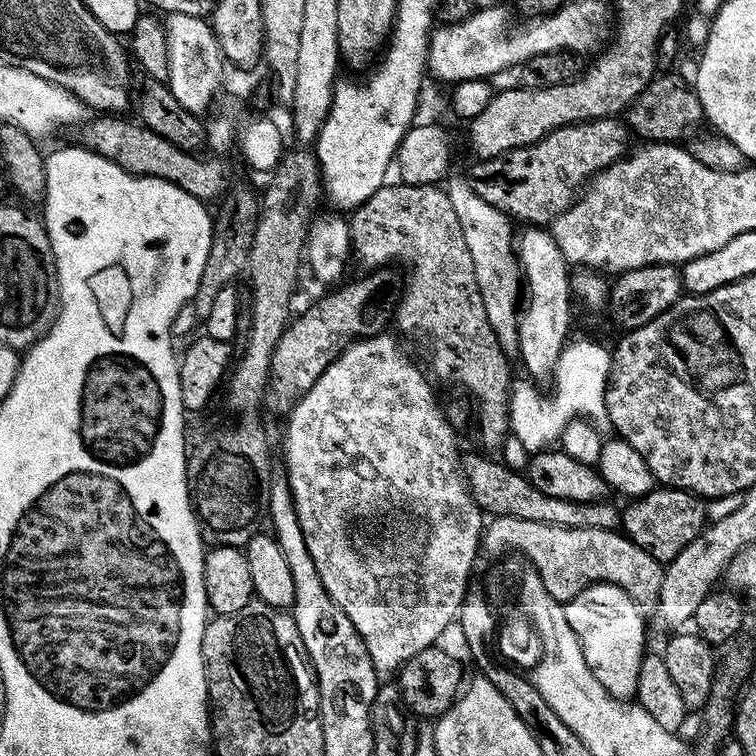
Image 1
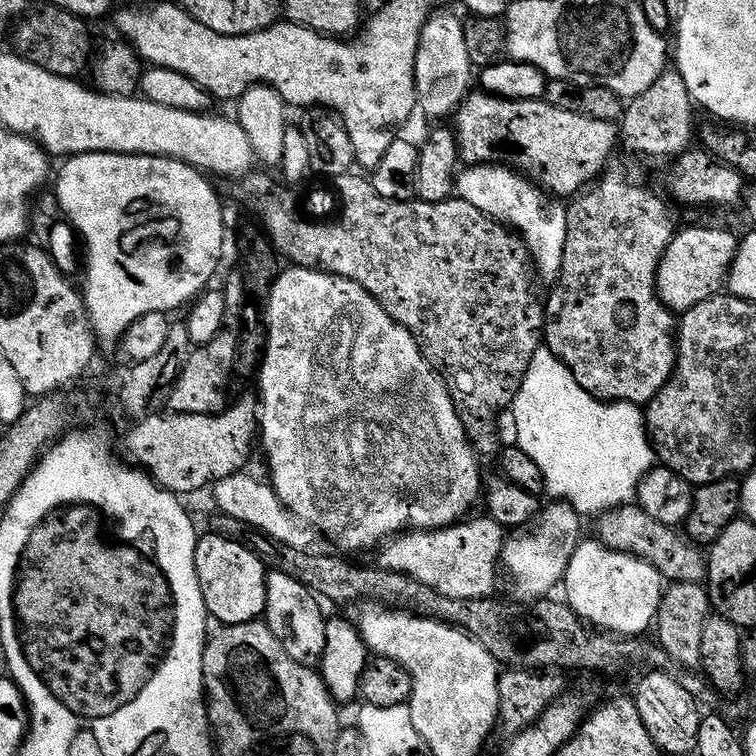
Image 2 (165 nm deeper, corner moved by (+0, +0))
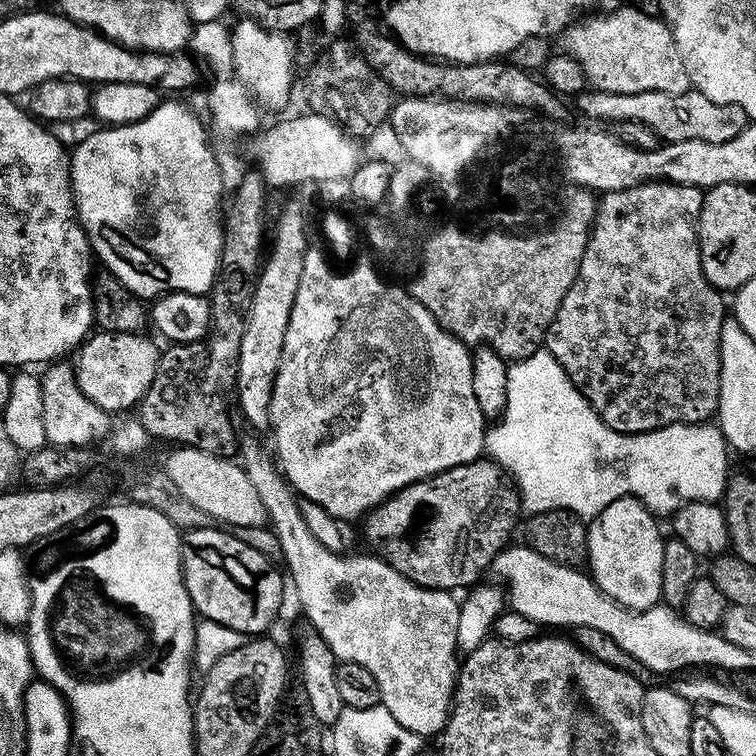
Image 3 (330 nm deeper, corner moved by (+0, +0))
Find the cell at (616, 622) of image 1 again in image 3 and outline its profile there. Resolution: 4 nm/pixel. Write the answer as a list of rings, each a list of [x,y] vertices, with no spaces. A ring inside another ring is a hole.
[[[627,495],[610,502],[610,506],[591,517],[587,525],[587,571],[608,597],[633,612],[655,608],[662,600],[660,591],[665,537],[660,536],[660,528],[656,523],[657,517],[643,500]]]

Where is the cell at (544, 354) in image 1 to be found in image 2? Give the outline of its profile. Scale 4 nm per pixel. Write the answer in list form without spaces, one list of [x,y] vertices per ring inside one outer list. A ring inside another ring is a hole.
[[[489,162],[487,164],[470,164],[457,173],[454,181],[455,195],[472,206],[482,210],[484,214],[491,217],[496,223],[505,226],[511,226],[517,230],[520,238],[528,248],[528,253],[532,258],[533,269],[540,277],[546,281],[546,284],[553,283],[557,274],[561,270],[562,252],[565,250],[566,240],[566,214],[567,203],[559,197],[553,196],[549,192],[545,192],[541,186],[533,183],[527,176],[511,167],[505,168],[502,162]]]

